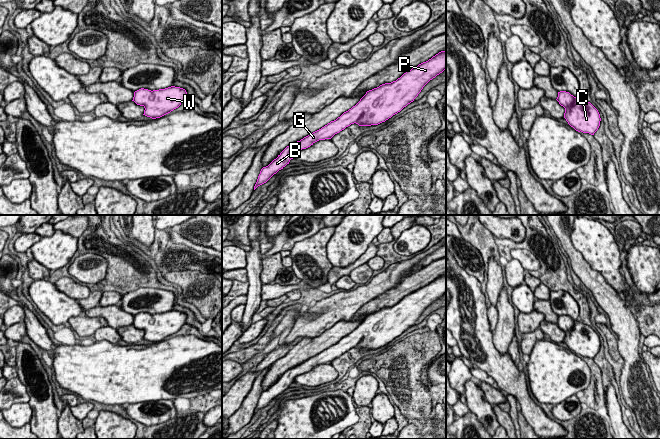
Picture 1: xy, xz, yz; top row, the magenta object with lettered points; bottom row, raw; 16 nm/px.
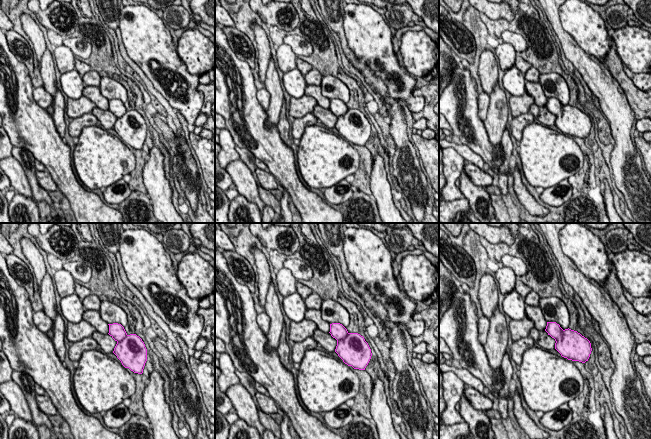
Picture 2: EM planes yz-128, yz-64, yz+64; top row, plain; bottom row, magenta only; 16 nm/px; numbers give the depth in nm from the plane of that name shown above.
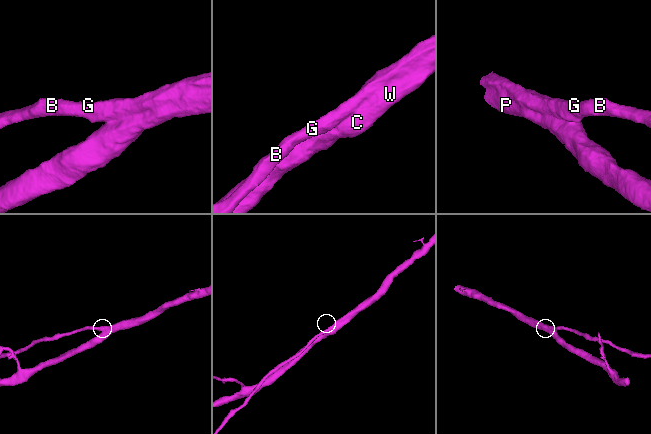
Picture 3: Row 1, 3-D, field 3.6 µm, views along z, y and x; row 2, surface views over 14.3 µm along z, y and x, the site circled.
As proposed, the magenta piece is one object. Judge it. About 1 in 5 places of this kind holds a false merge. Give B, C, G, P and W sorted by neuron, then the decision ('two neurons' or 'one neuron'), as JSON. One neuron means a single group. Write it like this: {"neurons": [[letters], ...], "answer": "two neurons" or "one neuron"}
{"neurons": [["B", "C", "G", "P", "W"]], "answer": "one neuron"}

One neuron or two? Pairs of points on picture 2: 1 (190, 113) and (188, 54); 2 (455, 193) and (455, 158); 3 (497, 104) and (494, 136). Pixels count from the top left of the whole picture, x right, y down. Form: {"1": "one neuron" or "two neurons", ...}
{"1": "two neurons", "2": "one neuron", "3": "one neuron"}

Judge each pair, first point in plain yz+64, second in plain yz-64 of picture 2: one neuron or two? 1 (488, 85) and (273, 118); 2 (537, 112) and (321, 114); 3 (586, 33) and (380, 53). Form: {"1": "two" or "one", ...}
{"1": "two", "2": "one", "3": "one"}

